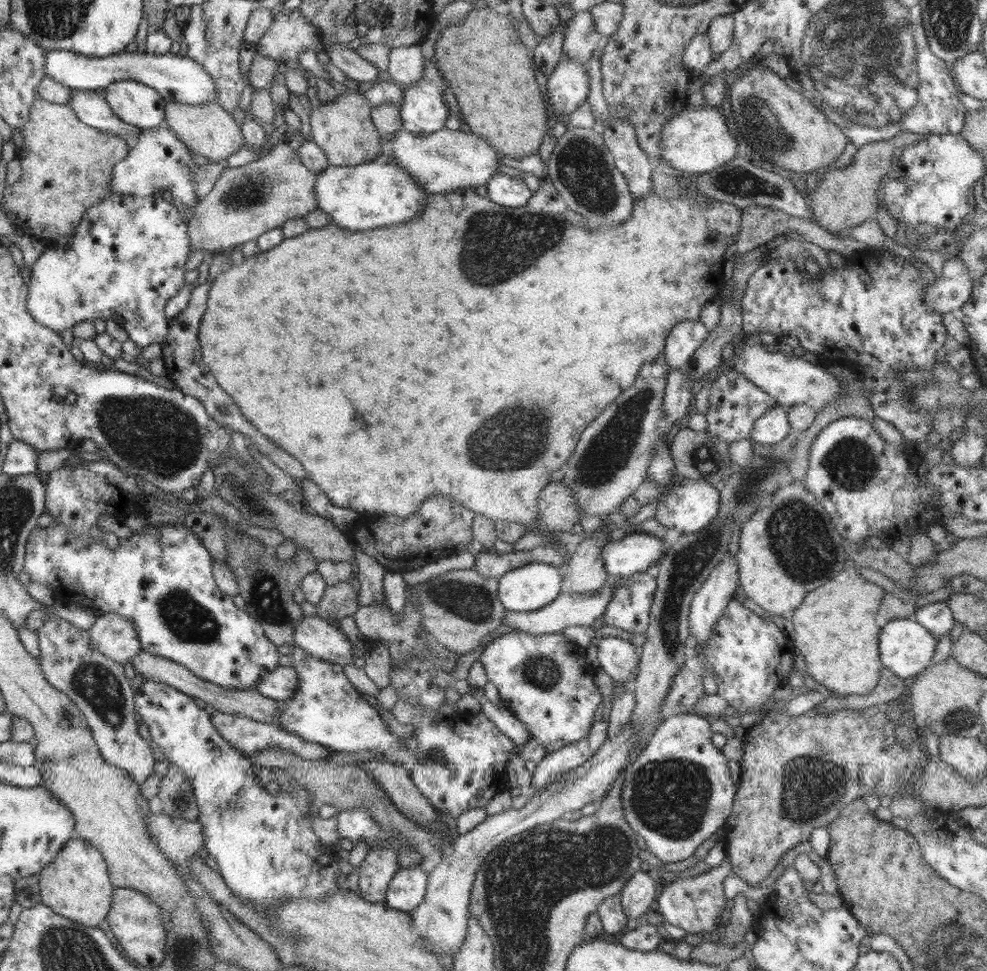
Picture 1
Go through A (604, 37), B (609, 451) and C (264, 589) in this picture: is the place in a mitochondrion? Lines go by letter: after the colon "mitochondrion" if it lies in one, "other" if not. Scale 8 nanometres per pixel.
A: other
B: mitochondrion
C: mitochondrion

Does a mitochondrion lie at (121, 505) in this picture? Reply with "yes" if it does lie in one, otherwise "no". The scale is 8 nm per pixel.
no

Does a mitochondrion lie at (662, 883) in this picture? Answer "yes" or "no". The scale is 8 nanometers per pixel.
no

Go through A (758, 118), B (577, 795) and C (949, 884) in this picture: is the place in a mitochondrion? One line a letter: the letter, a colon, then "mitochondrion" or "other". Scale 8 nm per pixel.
A: mitochondrion
B: other
C: other

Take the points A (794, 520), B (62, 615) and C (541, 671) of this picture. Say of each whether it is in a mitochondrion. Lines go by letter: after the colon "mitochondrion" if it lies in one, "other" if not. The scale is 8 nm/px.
A: mitochondrion
B: other
C: mitochondrion

